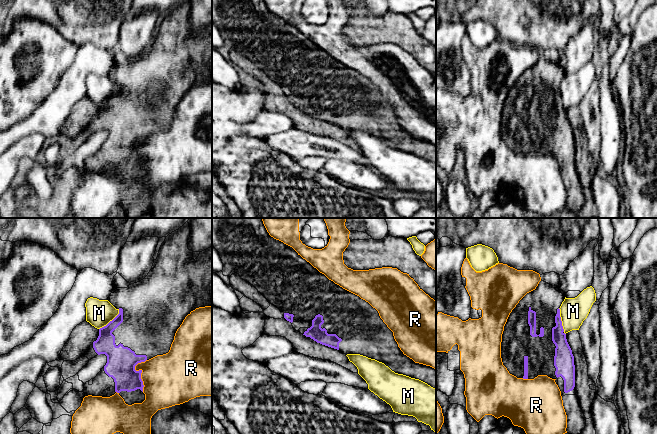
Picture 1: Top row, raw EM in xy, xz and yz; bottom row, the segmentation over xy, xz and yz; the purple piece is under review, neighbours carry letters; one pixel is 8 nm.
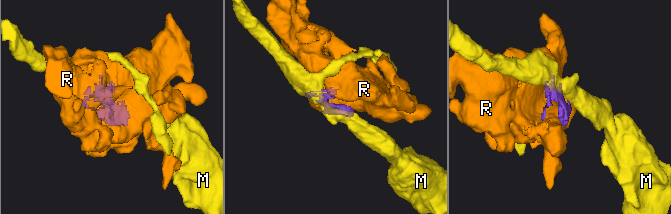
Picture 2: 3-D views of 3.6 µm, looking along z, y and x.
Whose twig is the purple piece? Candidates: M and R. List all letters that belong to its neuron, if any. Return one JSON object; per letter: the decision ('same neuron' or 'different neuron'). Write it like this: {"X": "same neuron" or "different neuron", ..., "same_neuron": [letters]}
{"M": "different neuron", "R": "different neuron", "same_neuron": []}

